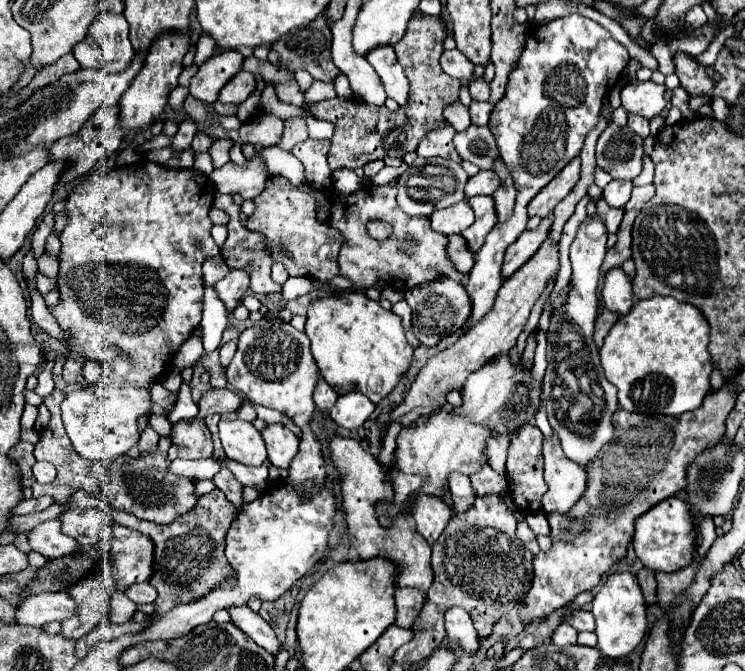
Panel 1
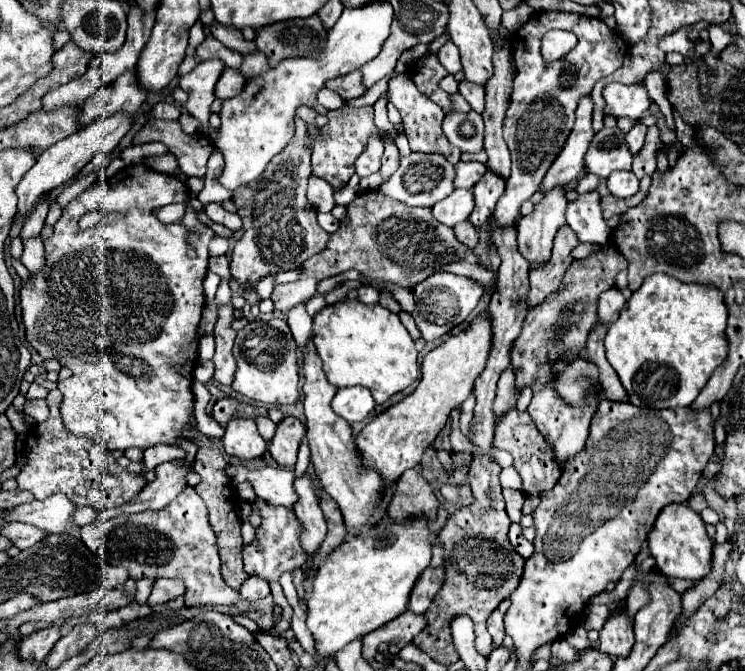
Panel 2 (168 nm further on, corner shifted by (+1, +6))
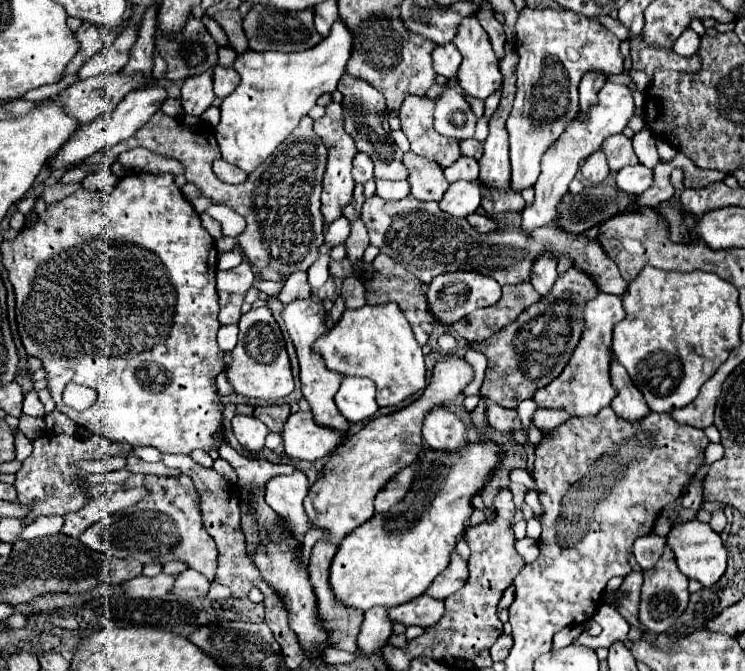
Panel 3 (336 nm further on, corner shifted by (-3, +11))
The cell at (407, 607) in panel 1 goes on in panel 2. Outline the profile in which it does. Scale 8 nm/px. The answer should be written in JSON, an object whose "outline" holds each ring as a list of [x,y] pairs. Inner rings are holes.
{"outline":[[[427,568],[419,580],[415,582],[413,590],[411,590],[411,598],[409,598],[409,610],[415,612],[415,614],[423,614],[433,596],[439,592],[441,584],[445,580],[445,574],[443,574],[443,568]]]}

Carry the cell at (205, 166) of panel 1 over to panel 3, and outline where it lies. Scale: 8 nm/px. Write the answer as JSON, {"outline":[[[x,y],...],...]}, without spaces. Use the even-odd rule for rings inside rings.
{"outline":[[[211,71],[185,79],[181,87],[181,101],[183,101],[183,109],[187,115],[199,117],[203,111],[211,107],[213,99],[215,99],[215,93],[213,93]]]}

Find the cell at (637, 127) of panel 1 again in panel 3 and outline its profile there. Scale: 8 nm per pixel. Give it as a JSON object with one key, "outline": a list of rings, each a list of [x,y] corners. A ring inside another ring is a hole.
{"outline":[[[643,129],[641,133],[635,133],[633,137],[633,149],[639,157],[639,163],[645,163],[647,167],[655,167],[659,163],[659,153],[655,147],[655,137],[651,131]]]}

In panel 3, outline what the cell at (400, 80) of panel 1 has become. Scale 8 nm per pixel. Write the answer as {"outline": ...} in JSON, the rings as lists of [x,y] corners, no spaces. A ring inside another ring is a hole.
{"outline":[[[409,95],[397,117],[401,119],[401,131],[407,135],[413,153],[427,157],[441,167],[449,167],[461,155],[459,141],[451,141],[451,137],[443,137],[433,129],[433,107],[435,103],[431,99]]]}

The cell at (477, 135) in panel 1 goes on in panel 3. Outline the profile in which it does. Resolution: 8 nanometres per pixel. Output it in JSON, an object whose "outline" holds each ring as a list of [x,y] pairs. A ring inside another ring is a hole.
{"outline":[[[447,83],[441,95],[435,99],[435,113],[433,113],[435,131],[445,137],[463,141],[473,137],[475,123],[477,117],[473,115],[469,103],[465,101],[465,95],[459,93],[451,83]]]}

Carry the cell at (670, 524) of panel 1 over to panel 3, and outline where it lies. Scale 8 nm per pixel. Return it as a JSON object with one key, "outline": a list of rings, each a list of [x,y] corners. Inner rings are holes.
{"outline":[[[695,519],[689,523],[673,525],[671,533],[667,535],[667,545],[673,549],[679,571],[685,577],[699,581],[703,587],[711,587],[723,577],[725,567],[727,567],[727,549],[723,547],[719,533],[715,533],[707,523],[699,523]]]}

